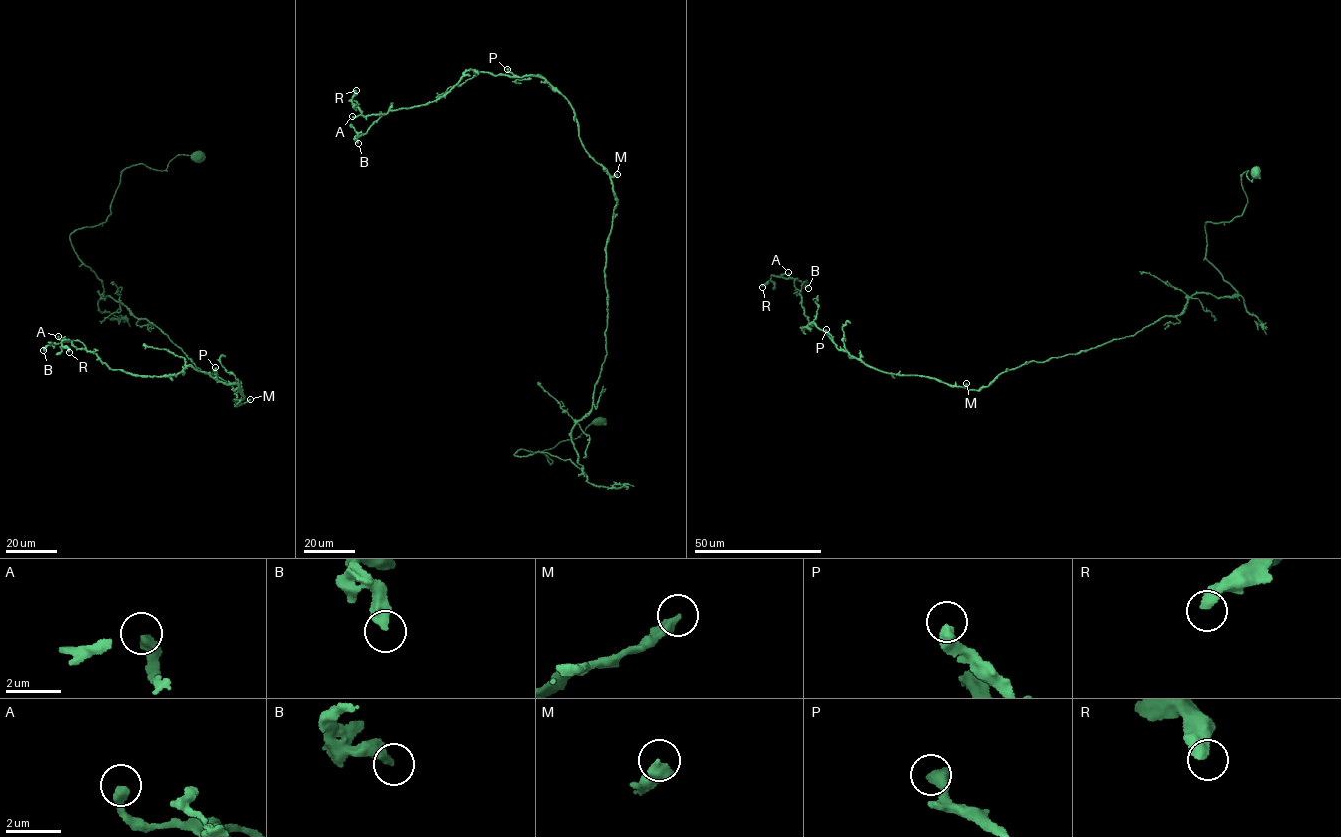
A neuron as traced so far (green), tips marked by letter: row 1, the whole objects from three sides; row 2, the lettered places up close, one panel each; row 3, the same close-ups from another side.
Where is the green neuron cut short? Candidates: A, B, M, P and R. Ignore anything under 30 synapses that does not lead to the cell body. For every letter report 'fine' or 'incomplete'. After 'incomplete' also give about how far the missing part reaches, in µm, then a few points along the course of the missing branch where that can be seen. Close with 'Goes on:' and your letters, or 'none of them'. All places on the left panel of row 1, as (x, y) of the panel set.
A: fine
B: fine
M: fine
P: incomplete; missing 15 µm; course (215, 367), (210, 340), (206, 338)
R: fine
Goes on: P

